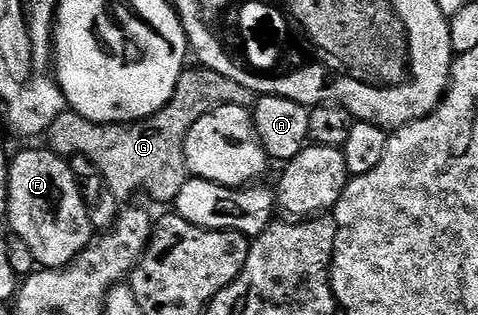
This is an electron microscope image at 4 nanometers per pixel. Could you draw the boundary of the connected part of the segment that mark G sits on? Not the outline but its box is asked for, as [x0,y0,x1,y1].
[47,65,255,204]

